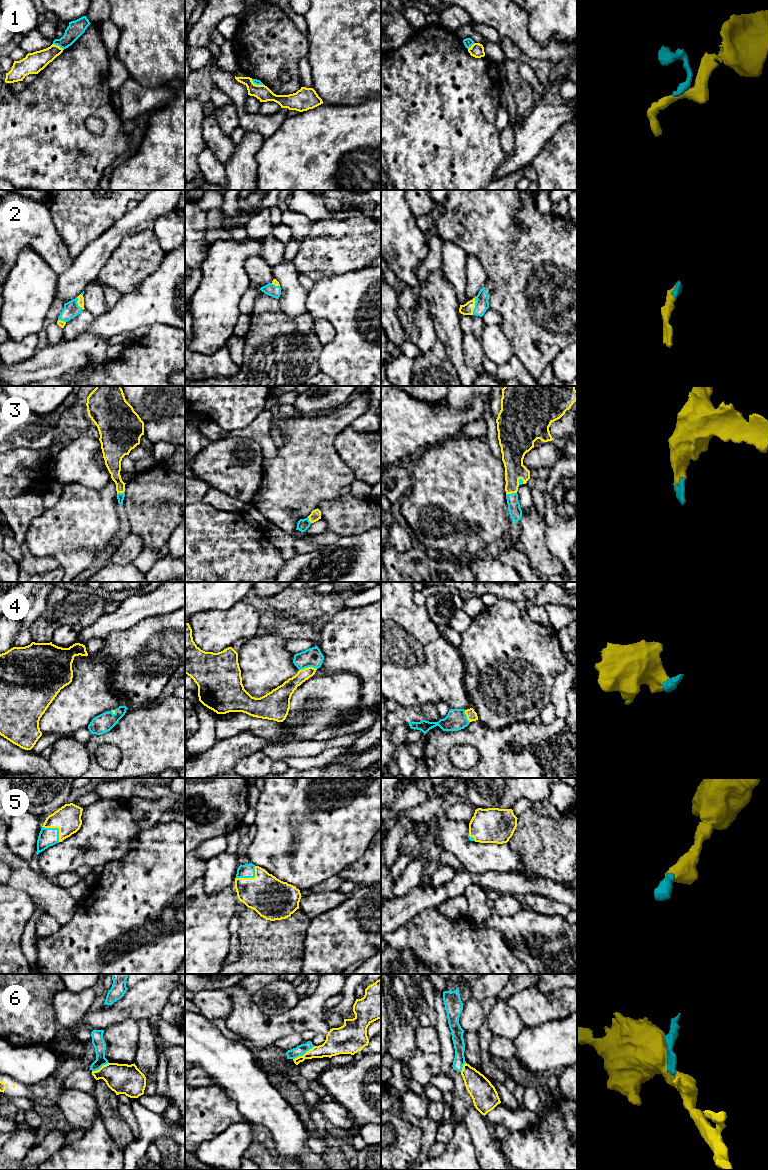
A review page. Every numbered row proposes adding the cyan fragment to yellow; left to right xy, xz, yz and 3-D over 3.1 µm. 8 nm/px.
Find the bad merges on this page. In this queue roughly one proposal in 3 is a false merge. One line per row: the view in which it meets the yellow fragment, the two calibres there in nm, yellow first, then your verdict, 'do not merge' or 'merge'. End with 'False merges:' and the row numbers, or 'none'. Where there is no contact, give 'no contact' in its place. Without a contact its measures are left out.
1: meets yellow in xy; 170 nm thick on the yellow side, 130 nm on the other; do not merge
2: meets yellow in yz; 100 nm thick on the yellow side, 110 nm on the other; merge
3: meets yellow in yz; 160 nm thick on the yellow side, 100 nm on the other; merge
4: meets yellow in xz; 110 nm thick on the yellow side, 160 nm on the other; merge
5: meets yellow in xy; 220 nm thick on the yellow side, 150 nm on the other; merge
6: meets yellow in xz; 160 nm thick on the yellow side, 90 nm on the other; do not merge
False merges: 1, 6

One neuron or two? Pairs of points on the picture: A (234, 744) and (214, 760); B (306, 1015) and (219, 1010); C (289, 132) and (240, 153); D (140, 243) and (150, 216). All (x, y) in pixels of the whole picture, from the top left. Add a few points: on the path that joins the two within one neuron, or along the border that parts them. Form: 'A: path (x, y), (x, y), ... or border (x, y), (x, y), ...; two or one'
A: path (229, 749), (219, 759); one
B: border (227, 990), (231, 1001), (231, 1012), (225, 1020); two
C: border (265, 139), (255, 155), (257, 167); two
D: border (152, 228), (133, 231), (123, 238); two

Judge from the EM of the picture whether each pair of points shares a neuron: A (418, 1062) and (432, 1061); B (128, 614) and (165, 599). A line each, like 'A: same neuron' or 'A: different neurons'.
A: same neuron
B: same neuron

